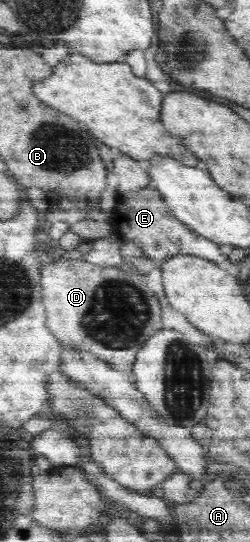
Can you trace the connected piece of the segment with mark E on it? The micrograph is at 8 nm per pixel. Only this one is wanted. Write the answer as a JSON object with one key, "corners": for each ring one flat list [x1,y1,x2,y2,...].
{"corners":[[153,186,119,195,110,225,116,235,132,241,144,252,144,256,152,259,163,261,175,255,193,255,218,264,227,258,220,244,198,235,185,223,178,221,163,201,162,194]]}

